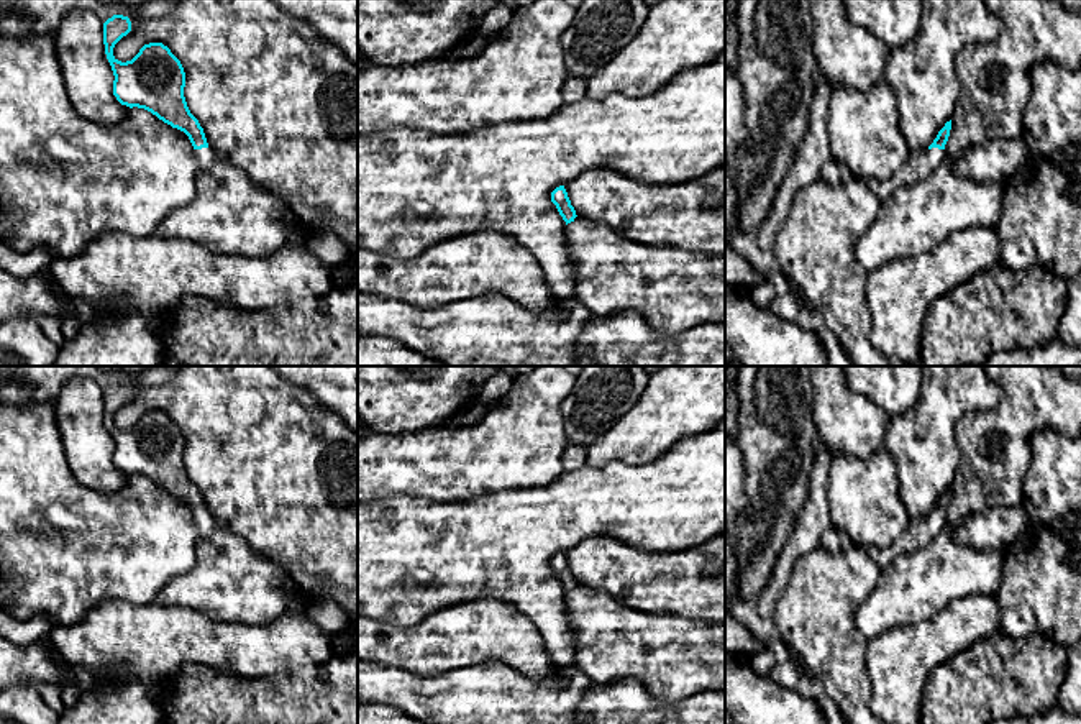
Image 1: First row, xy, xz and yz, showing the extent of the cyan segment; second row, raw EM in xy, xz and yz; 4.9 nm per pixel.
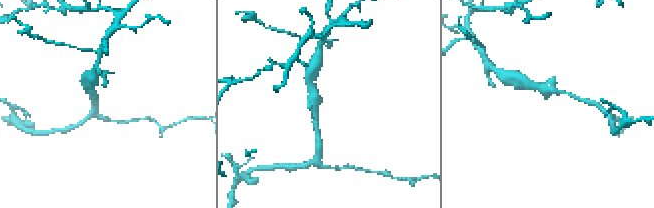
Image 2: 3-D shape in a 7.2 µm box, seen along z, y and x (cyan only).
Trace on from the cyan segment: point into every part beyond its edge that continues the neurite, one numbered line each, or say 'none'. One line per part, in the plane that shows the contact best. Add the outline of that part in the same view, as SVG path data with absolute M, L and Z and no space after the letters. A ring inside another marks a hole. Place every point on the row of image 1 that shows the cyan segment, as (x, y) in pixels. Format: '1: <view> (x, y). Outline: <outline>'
1: yz (919, 164). Outline: M932 148L909 153L904 166L887 181L869 179L869 189L886 202L897 189L925 181L943 159L943 149Z

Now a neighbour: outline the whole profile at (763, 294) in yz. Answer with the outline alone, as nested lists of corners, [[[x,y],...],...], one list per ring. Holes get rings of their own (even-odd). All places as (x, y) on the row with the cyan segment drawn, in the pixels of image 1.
[[[768,277],[763,284],[750,289],[750,299],[761,309],[769,309],[769,304],[776,297],[776,289],[771,279]]]

